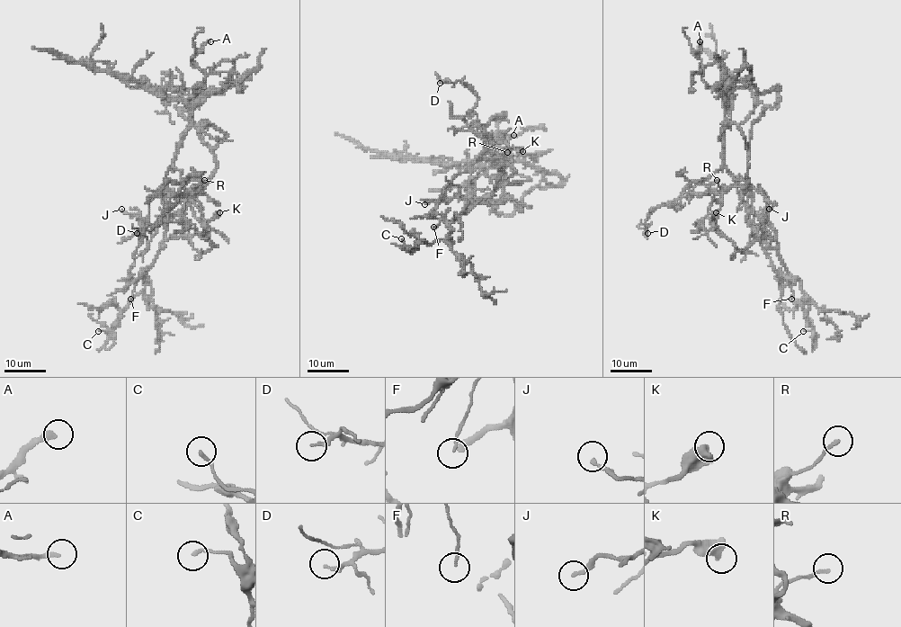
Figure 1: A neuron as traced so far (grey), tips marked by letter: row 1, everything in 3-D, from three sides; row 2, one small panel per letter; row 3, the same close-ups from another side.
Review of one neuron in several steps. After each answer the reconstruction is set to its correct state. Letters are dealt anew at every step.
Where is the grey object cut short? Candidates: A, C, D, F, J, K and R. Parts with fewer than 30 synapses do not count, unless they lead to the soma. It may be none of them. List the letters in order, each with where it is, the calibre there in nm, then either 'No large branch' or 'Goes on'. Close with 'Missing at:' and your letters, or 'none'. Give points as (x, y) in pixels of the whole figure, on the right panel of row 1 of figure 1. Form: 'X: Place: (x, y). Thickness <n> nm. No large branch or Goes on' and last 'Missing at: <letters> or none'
A: Place: (700, 41). Thickness 260 nm. No large branch
C: Place: (803, 331). Thickness 160 nm. No large branch
D: Place: (647, 233). Thickness 160 nm. No large branch
F: Place: (791, 299). Thickness 90 nm. No large branch
J: Place: (769, 209). Thickness 170 nm. No large branch
K: Place: (716, 212). Thickness 500 nm. No large branch
R: Place: (717, 180). Thickness 160 nm. No large branch
Missing at: none

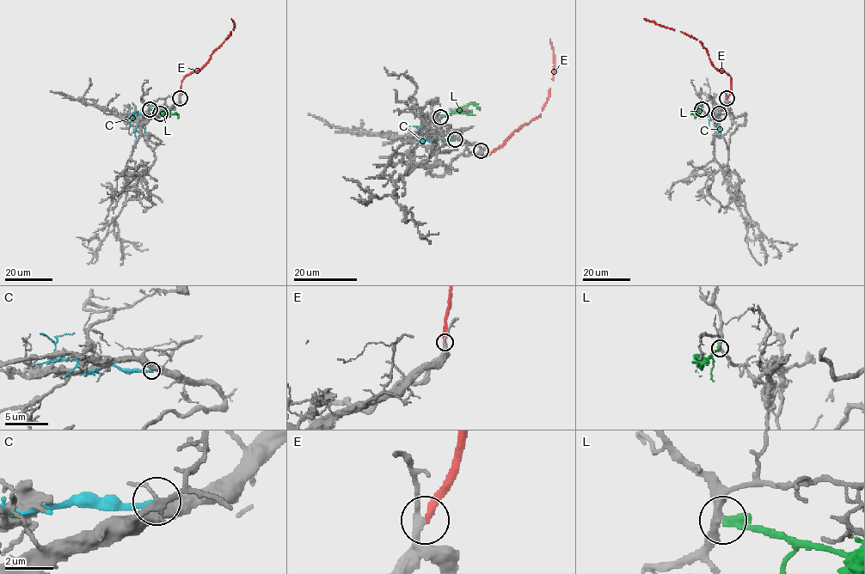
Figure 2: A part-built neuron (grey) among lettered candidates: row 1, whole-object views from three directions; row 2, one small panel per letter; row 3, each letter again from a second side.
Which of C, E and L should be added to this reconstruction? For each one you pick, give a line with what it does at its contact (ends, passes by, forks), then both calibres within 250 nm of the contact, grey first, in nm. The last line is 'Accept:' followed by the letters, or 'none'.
E: it ends | 240/260 nm
Accept: E

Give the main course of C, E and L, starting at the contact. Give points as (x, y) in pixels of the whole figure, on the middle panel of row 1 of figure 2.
C: (455, 139), (426, 137), (436, 141), (441, 138)
E: (481, 150), (482, 155), (488, 155), (514, 131), (540, 114), (549, 94), (554, 70), (554, 55), (549, 39)
L: (440, 117), (457, 112), (469, 104), (478, 108)

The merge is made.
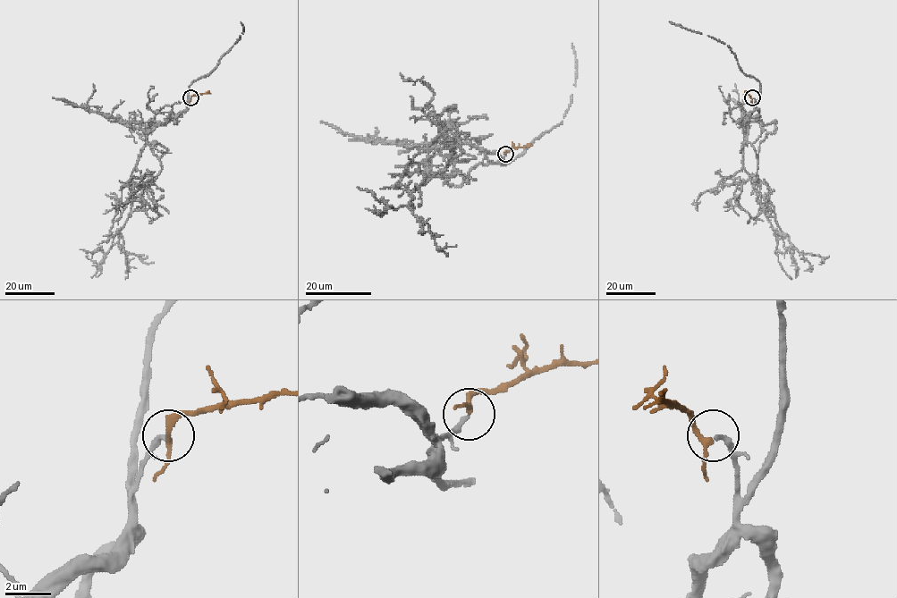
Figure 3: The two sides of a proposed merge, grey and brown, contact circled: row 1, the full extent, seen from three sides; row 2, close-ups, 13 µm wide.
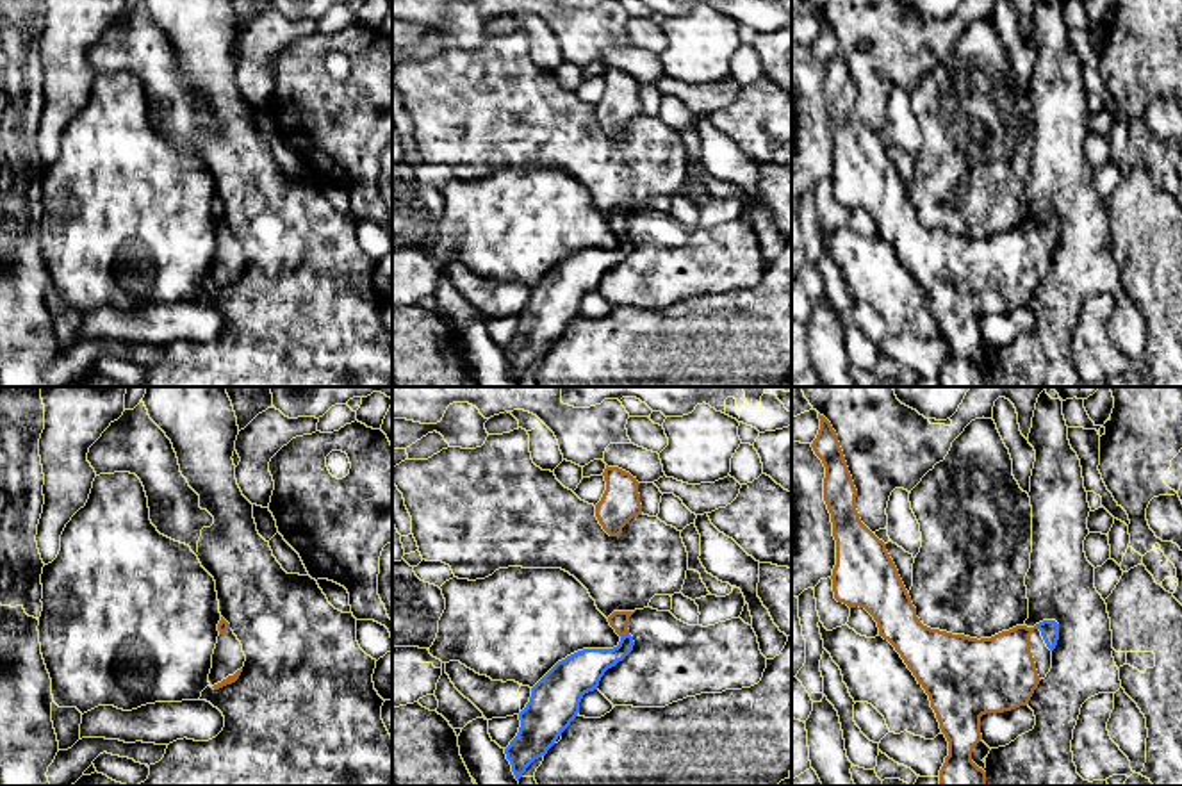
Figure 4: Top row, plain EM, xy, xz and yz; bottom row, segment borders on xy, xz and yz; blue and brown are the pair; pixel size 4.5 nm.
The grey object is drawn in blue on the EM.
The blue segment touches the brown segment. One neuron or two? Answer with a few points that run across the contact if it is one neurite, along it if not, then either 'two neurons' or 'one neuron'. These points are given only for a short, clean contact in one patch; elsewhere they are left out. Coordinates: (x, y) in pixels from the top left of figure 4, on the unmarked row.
line xz (582, 271), (610, 259), (624, 236), (619, 221); one neuron

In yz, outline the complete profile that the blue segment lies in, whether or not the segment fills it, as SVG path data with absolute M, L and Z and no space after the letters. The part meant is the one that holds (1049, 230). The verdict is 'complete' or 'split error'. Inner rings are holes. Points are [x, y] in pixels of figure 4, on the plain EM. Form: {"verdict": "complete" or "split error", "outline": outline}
{"verdict": "split error", "outline": "M818 14L818 20L820 30L811 48L825 68L824 102L831 114L833 137L836 141L836 166L831 176L834 200L849 209L865 209L874 217L879 237L895 248L918 285L929 296L940 330L948 342L948 356L940 371L940 385L986 387L986 373L972 362L972 353L982 340L981 317L1029 305L1041 282L1030 253L1030 235L1034 230L1039 230L1047 248L1054 251L1059 241L1059 225L1055 221L1043 221L1034 228L1016 226L981 241L923 226L886 151L886 144L859 119L856 111L858 91L836 32L824 16Z"}

